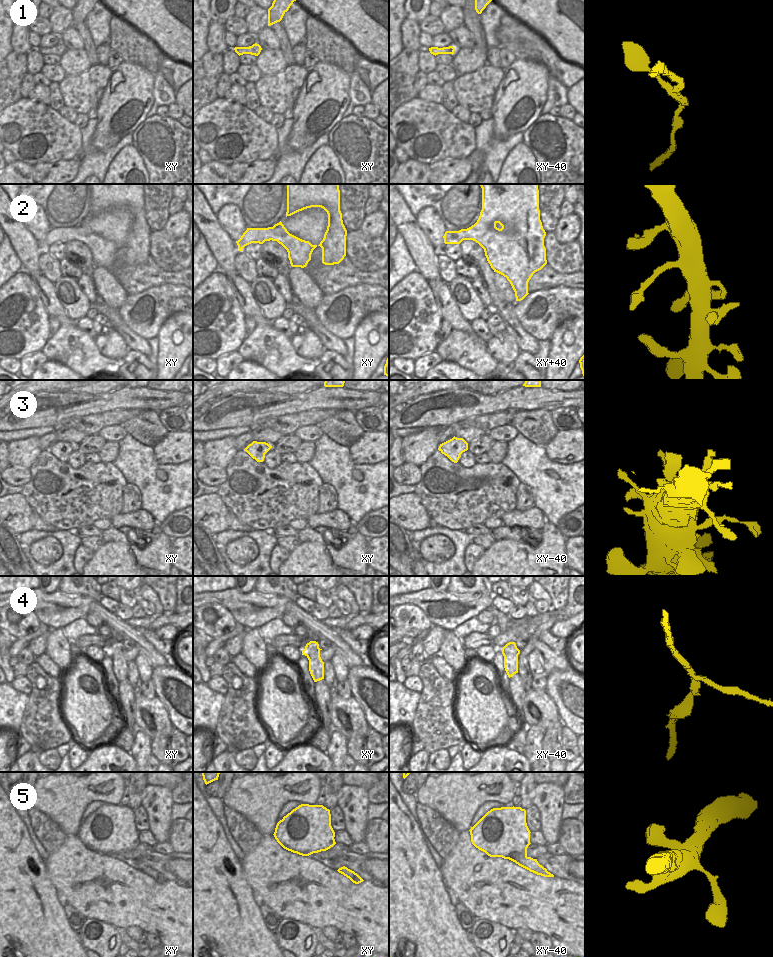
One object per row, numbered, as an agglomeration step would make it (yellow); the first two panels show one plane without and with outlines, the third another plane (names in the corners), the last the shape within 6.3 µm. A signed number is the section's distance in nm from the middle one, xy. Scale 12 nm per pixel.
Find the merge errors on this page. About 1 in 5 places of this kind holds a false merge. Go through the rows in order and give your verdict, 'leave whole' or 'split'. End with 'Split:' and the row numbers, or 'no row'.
1: leave whole
2: leave whole
3: leave whole
4: split
5: leave whole
Split: 4

